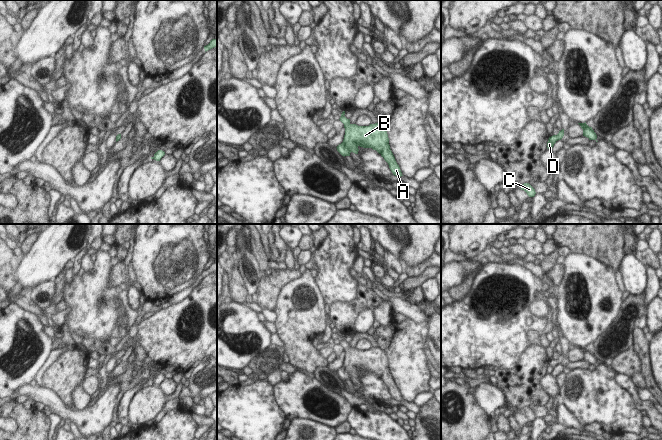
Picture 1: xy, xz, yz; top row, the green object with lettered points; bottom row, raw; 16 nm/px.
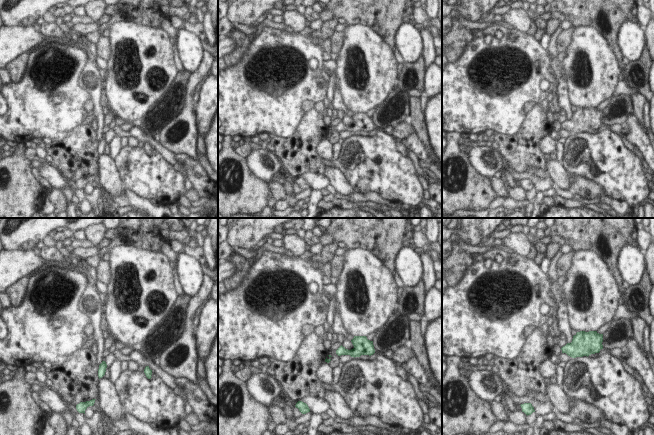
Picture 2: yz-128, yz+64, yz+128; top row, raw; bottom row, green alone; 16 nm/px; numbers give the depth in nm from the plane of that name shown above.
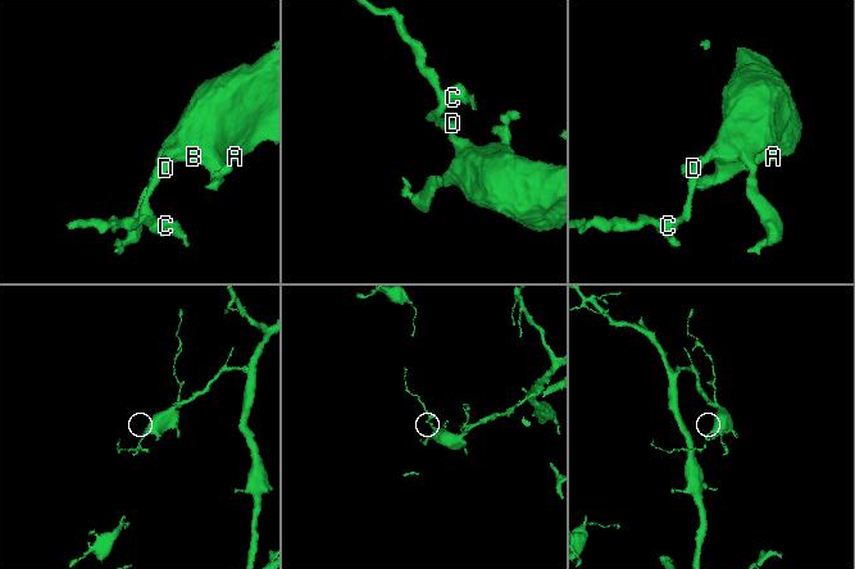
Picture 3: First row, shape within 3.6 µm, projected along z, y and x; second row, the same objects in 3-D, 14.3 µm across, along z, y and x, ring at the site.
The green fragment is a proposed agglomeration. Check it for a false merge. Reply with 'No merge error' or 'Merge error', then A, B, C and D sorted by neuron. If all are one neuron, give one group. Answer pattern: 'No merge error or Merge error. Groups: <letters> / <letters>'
No merge error. Groups: A B C D

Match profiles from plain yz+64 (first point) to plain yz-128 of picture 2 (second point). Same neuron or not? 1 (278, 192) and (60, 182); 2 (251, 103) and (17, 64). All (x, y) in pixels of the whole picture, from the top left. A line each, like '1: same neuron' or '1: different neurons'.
1: different neurons
2: different neurons

